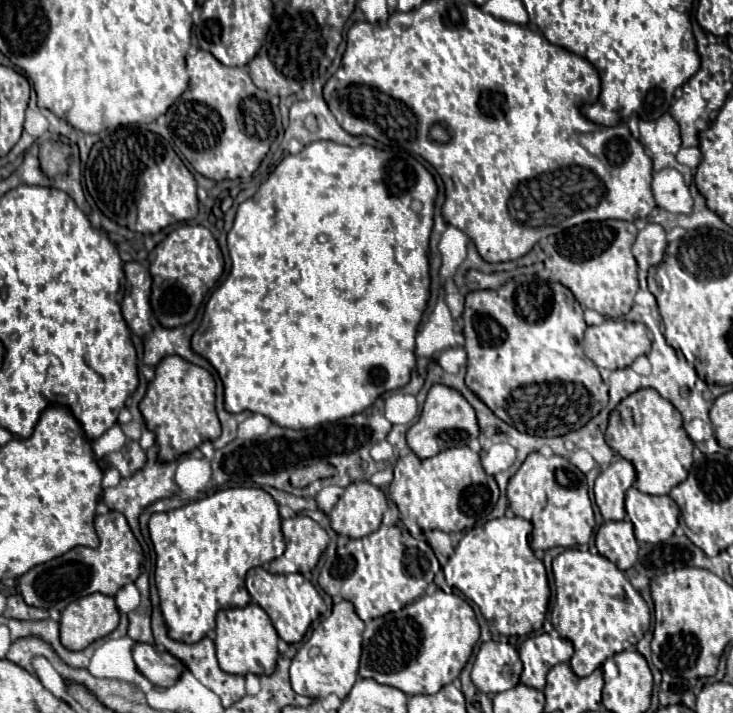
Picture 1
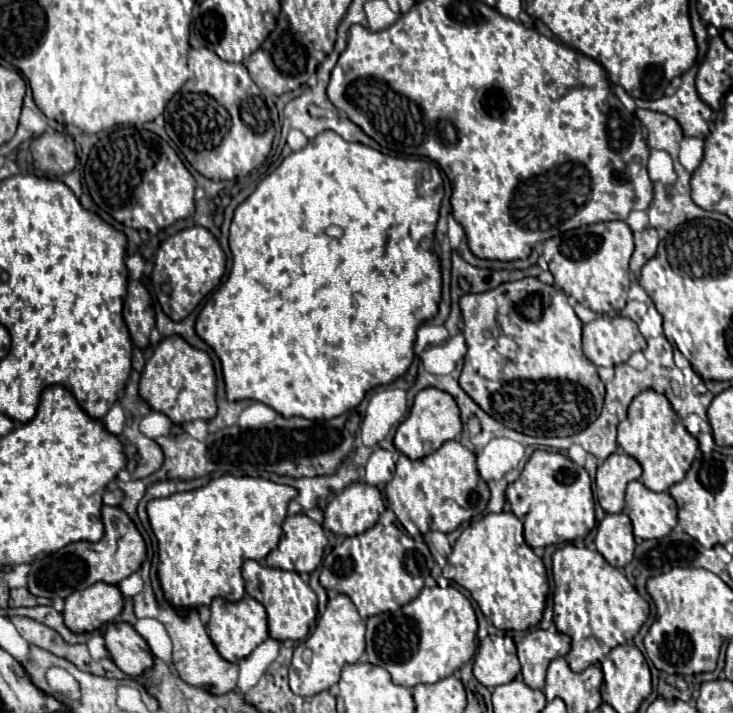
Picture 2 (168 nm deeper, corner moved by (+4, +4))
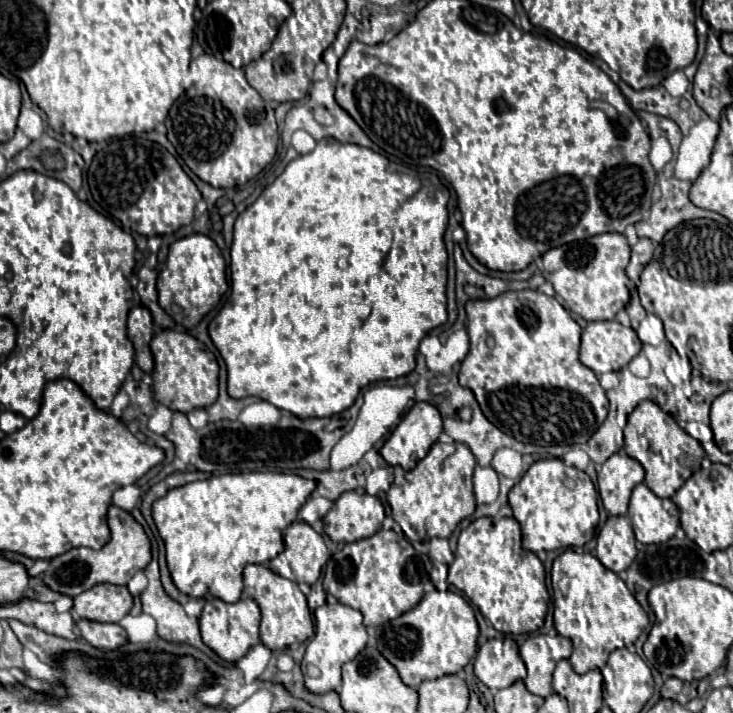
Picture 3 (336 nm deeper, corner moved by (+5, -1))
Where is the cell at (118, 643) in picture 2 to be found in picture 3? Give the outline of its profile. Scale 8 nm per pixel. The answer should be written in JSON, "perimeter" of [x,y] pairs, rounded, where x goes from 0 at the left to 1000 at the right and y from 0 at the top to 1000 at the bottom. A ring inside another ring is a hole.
{"perimeter":[[[105,870],[105,881],[113,889],[113,895],[138,912],[154,912],[173,900],[173,889],[162,875],[141,875],[127,870]]]}

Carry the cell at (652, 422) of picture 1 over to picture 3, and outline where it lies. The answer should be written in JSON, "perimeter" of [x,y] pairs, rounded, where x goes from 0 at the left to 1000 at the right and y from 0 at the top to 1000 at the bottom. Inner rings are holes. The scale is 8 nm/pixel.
{"perimeter":[[[874,564],[855,586],[853,597],[853,634],[880,656],[880,676],[899,698],[915,698],[935,673],[956,656],[962,640],[959,626],[943,614],[915,581],[905,578],[894,564]]]}

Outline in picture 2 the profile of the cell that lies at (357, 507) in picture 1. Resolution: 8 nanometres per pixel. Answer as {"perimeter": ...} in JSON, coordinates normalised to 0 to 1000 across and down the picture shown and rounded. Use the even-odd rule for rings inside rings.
{"perimeter":[[[477,677],[442,714],[442,739],[458,750],[491,750],[524,717],[521,691],[502,677]]]}

